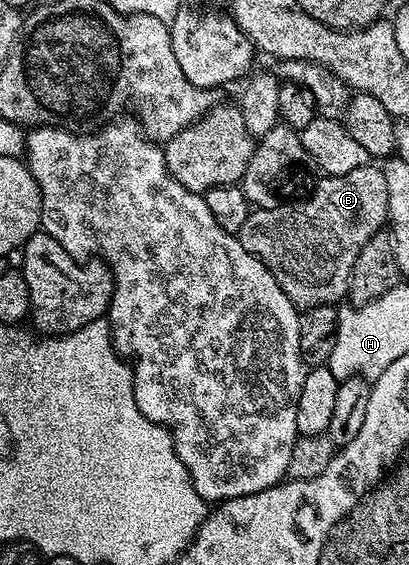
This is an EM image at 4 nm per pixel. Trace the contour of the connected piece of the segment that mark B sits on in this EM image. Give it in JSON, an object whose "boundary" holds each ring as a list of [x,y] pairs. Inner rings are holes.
{"boundary":[[[368,163],[359,170],[351,170],[351,174],[325,176],[318,182],[317,189],[298,204],[279,202],[274,208],[253,208],[250,211],[239,234],[241,244],[269,267],[283,294],[287,294],[298,309],[308,310],[320,304],[336,305],[337,300],[344,301],[348,297],[351,266],[355,266],[355,258],[359,258],[363,246],[367,246],[376,232],[382,231],[389,215],[385,173],[380,167],[373,167]]]}

